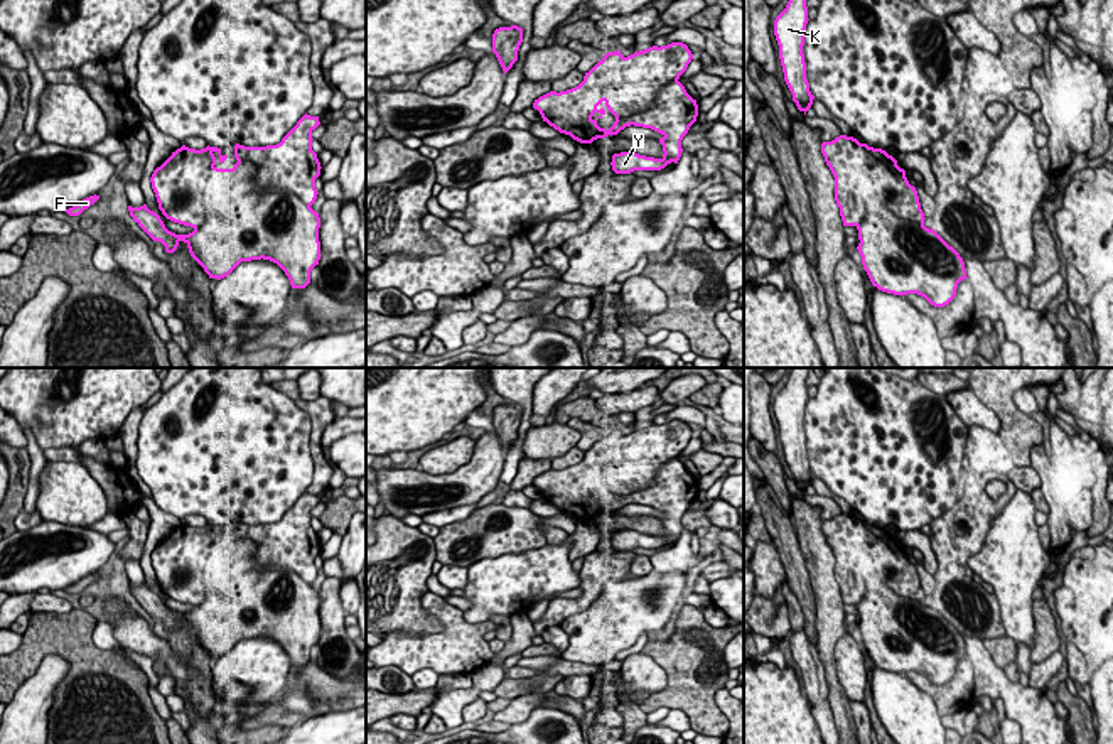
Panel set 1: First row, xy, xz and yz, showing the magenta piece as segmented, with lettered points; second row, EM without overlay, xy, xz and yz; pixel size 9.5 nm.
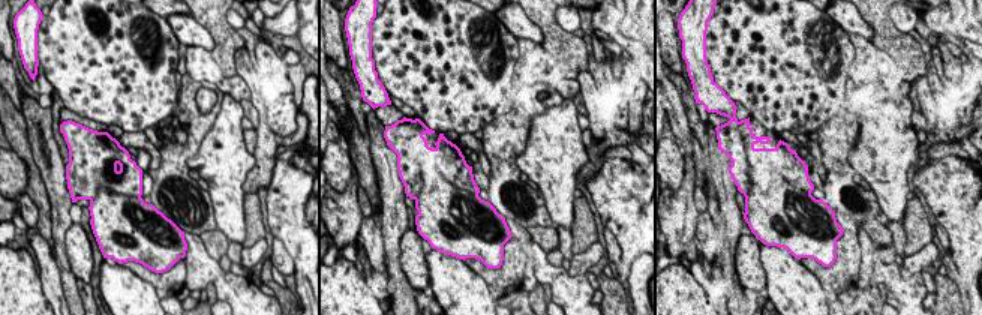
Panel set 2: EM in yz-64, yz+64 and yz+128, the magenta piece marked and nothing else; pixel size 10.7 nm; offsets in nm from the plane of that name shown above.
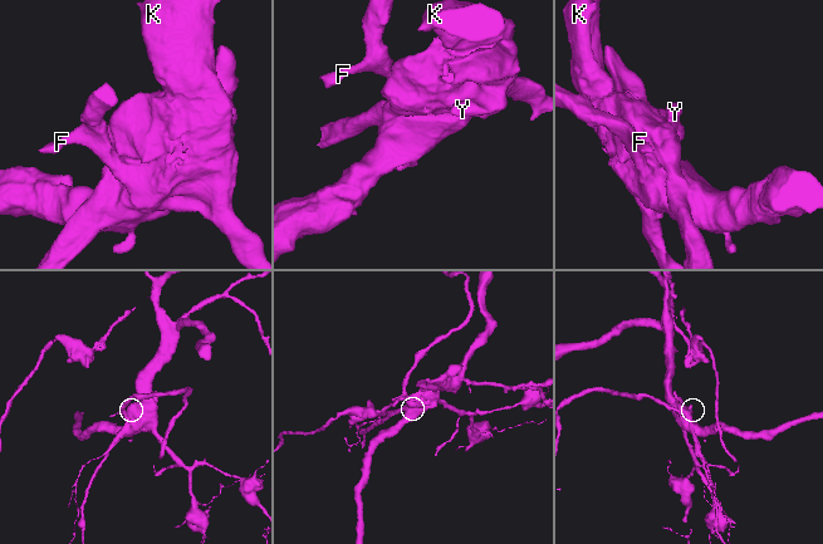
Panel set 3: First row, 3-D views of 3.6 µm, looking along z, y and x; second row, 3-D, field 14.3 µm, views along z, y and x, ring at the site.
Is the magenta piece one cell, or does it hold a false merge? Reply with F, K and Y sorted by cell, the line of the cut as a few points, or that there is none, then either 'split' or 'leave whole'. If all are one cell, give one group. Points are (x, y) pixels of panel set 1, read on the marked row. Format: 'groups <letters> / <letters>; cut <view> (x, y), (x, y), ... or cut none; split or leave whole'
groups F K / Y; cut yz (860, 150), (871, 156), (879, 201), (897, 216), (923, 223); split

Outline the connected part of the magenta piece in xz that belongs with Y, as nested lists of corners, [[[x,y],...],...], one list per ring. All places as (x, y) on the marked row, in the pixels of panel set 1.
[[[604,56],[585,73],[578,86],[560,93],[550,91],[535,100],[533,108],[540,111],[543,121],[580,143],[592,143],[597,138],[617,135],[631,125],[651,128],[663,135],[659,138],[664,152],[661,159],[639,155],[636,152],[614,154],[610,165],[616,174],[661,170],[671,162],[678,164],[683,152],[681,140],[698,116],[696,100],[686,93],[680,81],[671,81],[658,91],[654,108],[631,116],[619,116],[614,125],[605,130],[597,125],[597,120],[605,115],[605,110],[597,110],[599,116],[590,120],[583,116],[583,105],[602,105],[602,89],[607,88],[610,81],[612,66],[607,56]]]

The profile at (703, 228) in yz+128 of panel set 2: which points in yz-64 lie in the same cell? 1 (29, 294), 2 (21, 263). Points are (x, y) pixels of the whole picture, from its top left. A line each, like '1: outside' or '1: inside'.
1: outside
2: outside

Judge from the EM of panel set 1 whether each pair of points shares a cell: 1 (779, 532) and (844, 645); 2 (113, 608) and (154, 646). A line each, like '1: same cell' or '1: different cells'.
1: different cells
2: same cell

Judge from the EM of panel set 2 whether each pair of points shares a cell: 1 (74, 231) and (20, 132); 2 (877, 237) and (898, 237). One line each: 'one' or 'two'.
1: two
2: one

